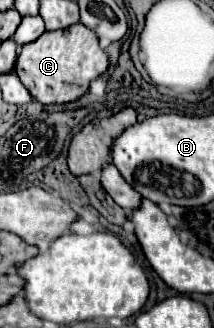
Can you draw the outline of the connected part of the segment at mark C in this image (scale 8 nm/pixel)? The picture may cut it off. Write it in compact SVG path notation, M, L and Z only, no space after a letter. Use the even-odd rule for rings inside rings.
M74 24L62 32L44 32L36 42L22 46L16 74L34 100L42 104L68 104L88 92L88 86L108 70L108 54L98 46L98 36L84 24Z

